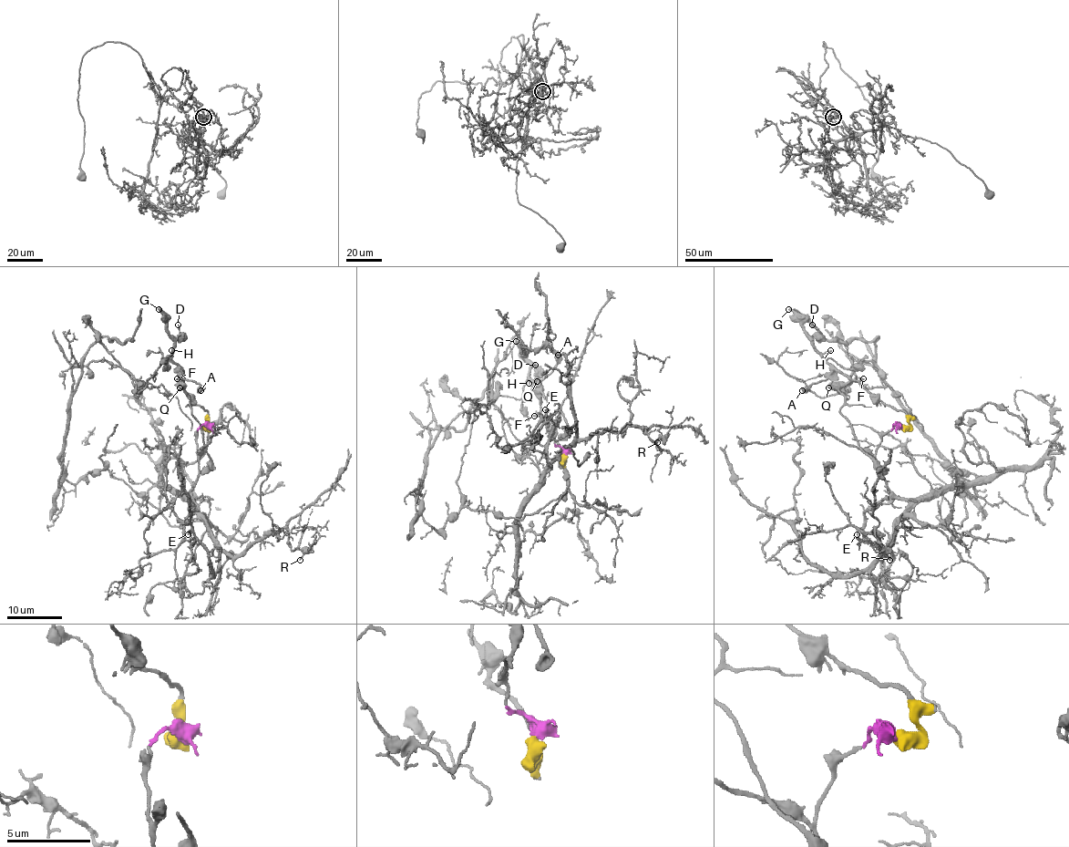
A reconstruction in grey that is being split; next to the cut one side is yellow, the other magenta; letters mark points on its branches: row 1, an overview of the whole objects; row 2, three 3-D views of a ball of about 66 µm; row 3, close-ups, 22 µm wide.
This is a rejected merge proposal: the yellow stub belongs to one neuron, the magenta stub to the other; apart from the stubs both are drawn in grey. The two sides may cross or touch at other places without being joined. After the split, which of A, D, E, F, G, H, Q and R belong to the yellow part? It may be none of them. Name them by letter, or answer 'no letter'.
A, D, F, G, H, Q

